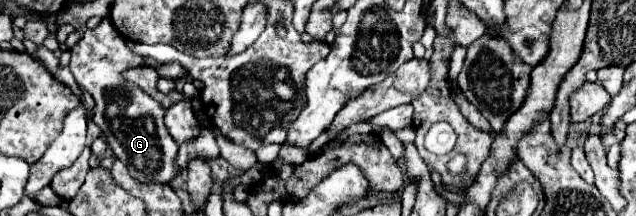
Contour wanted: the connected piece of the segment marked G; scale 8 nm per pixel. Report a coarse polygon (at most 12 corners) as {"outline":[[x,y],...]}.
{"outline":[[108,17],[70,51],[94,123],[140,183],[170,183],[164,109],[120,75],[144,57]]}

